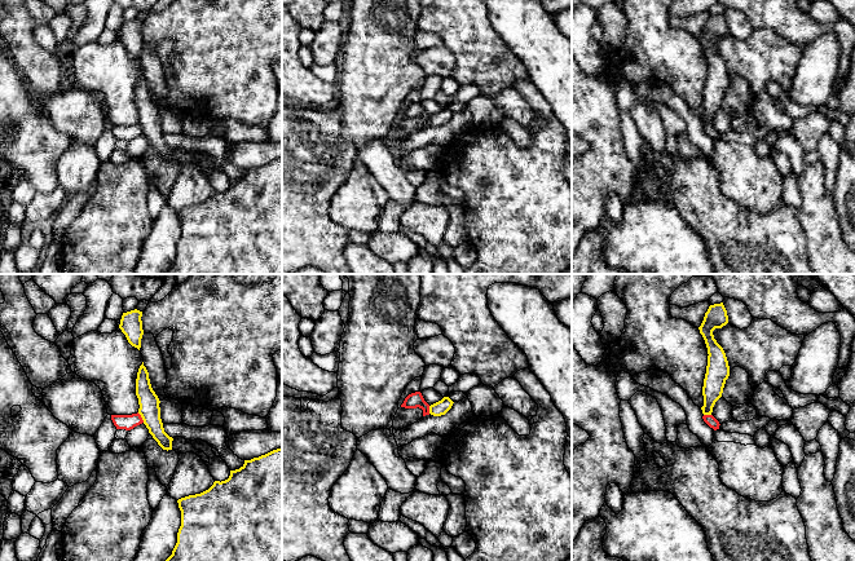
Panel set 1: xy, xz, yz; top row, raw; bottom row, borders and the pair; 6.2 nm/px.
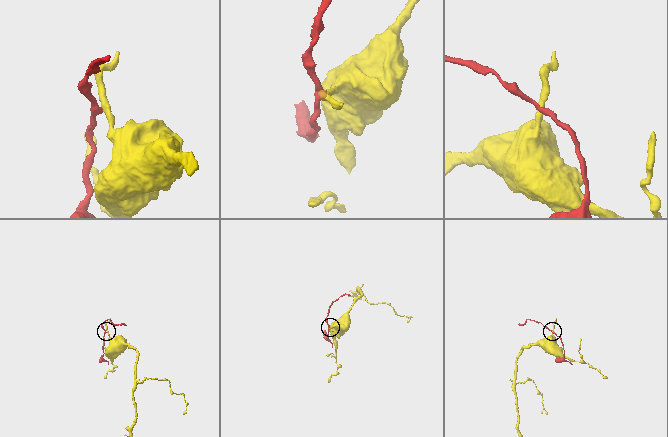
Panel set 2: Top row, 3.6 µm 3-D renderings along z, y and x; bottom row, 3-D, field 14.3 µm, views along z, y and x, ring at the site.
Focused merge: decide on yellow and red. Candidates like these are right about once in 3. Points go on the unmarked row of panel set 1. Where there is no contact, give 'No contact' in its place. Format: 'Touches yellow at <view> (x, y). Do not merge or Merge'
Touches yellow at xy (141, 127). Do not merge

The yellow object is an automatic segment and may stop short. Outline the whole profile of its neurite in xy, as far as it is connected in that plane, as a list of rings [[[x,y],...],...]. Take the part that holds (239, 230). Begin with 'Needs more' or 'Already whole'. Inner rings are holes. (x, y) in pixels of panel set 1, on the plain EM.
Already whole. [[[282,158],[244,175],[225,191],[177,211],[181,237],[172,265],[163,274],[282,274]]]

